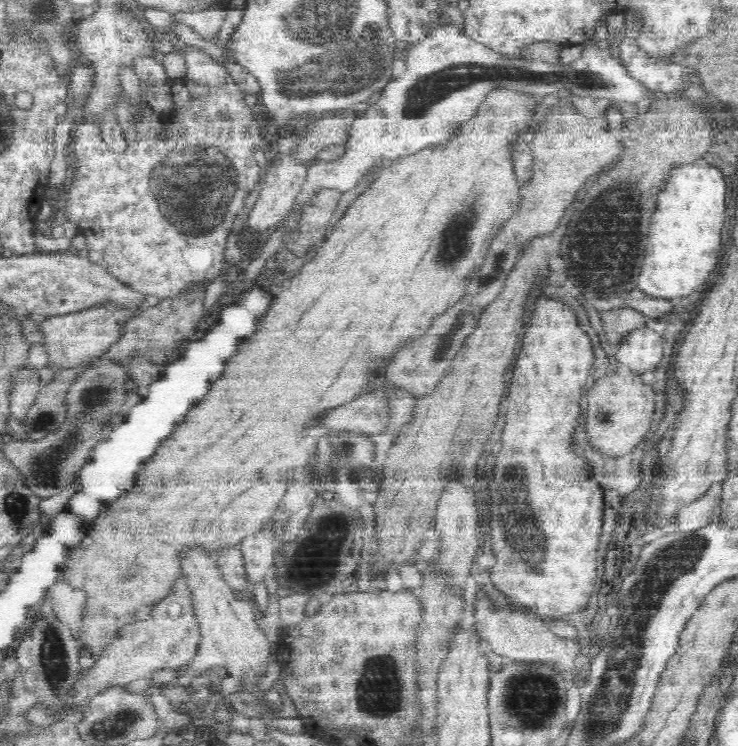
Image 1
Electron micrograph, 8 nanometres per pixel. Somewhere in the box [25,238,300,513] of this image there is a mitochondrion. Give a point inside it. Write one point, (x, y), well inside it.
(45, 468)

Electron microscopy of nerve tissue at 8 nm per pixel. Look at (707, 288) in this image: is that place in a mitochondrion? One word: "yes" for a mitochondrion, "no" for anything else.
no

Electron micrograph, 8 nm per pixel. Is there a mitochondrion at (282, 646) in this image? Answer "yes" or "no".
no

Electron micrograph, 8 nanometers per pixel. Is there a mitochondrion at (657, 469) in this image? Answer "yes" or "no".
no

